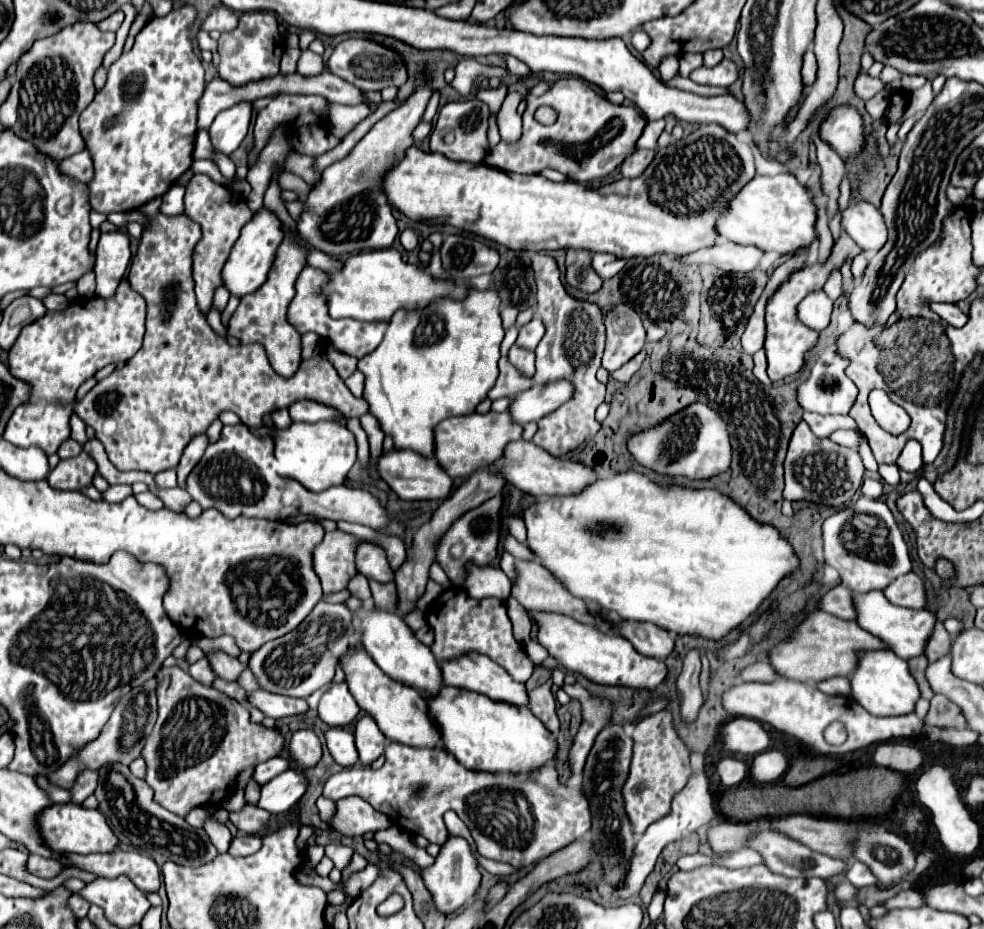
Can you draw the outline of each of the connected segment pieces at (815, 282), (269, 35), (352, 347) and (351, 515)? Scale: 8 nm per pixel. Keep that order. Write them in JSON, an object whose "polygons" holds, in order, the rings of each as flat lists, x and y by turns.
{"polygons":[[[843,233,841,239,833,245,831,249,831,257,827,259,825,265,811,265,811,267,805,267,803,271,795,273,789,281,785,281,781,285,781,289,771,297,771,303,766,306,766,338,765,338,765,351,767,351,767,375,773,383,785,379,787,375,793,375,797,373,803,365,805,365,805,353,809,349,813,349,817,345,817,337,819,333,805,327,803,323,797,321,797,305,799,301,809,293,809,291,815,291,815,289,821,289,831,273,831,269,835,267,841,267,843,261,849,257,853,259,857,253,861,251,861,247,857,243,851,243,851,239,847,239,847,235]],[[267,11,241,13,239,25,233,31,221,33,217,43,219,43,217,77,227,81,233,87,275,77,279,73,279,61,281,61,285,45,283,45,283,37,277,31,277,19,273,13,267,13]],[[305,267,297,279,297,295,293,297,293,301,289,303,289,309,287,309,287,321,301,333,315,333,319,335,325,345,331,345,333,349,337,349,339,353,345,353,345,355,351,355,355,359,361,359,365,357,367,353,371,353,383,339,385,335,385,329,387,329,387,323,385,321,355,321,355,319,331,319,327,315,327,303,321,295,317,295,317,289,319,285,323,283,323,273,319,269,313,269,313,267]],[[243,423,223,427,221,439,205,449,203,459,187,479,187,493,203,509,217,507,229,519,247,515,269,521,285,521,291,515,317,515,331,521,343,519,349,523,367,525,371,529,385,529,389,525,389,513,379,499,365,489,337,485,327,491,313,493,299,481,277,475,273,441,269,437,253,435]]]}

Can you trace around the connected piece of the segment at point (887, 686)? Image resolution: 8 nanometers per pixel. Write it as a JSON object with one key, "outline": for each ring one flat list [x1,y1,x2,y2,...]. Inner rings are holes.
{"outline":[[873,649,873,651,859,651,857,667,849,679,851,683,851,697,865,707,871,715,891,717,891,715,907,715,913,711,915,701,919,699,919,689,915,679,907,669,907,661,899,659,889,649]]}

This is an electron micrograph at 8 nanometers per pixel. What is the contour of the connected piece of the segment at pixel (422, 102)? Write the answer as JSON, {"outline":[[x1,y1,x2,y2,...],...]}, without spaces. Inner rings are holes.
{"outline":[[419,75,415,93,411,93,399,109,377,121,345,159,323,171,323,179,311,187,311,193,303,203,303,215,297,225,299,235,305,241,309,241,315,249,335,257,345,257,355,251,361,253,367,249,391,247,399,231,379,183,389,167,393,167,401,155,405,155,405,149,413,145,411,133,419,125,429,97,431,89]]}

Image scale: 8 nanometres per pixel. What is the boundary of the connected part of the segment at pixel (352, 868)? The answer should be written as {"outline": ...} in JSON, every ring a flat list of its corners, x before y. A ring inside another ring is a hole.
{"outline":[[353,855,353,859,351,859,351,865,343,871,343,879,345,877,349,877,351,873,355,873,355,871,361,871,361,869,365,869,367,867,367,859,365,857,361,857,361,855]]}

